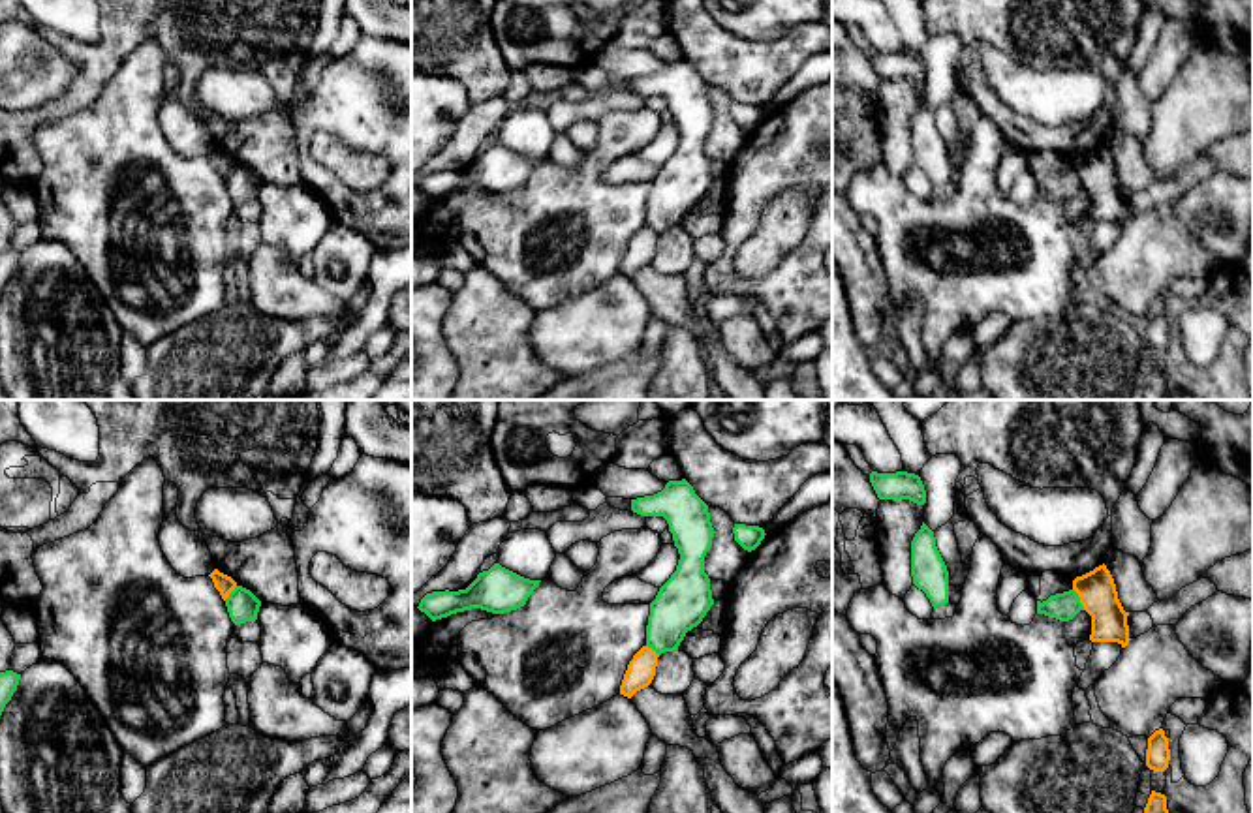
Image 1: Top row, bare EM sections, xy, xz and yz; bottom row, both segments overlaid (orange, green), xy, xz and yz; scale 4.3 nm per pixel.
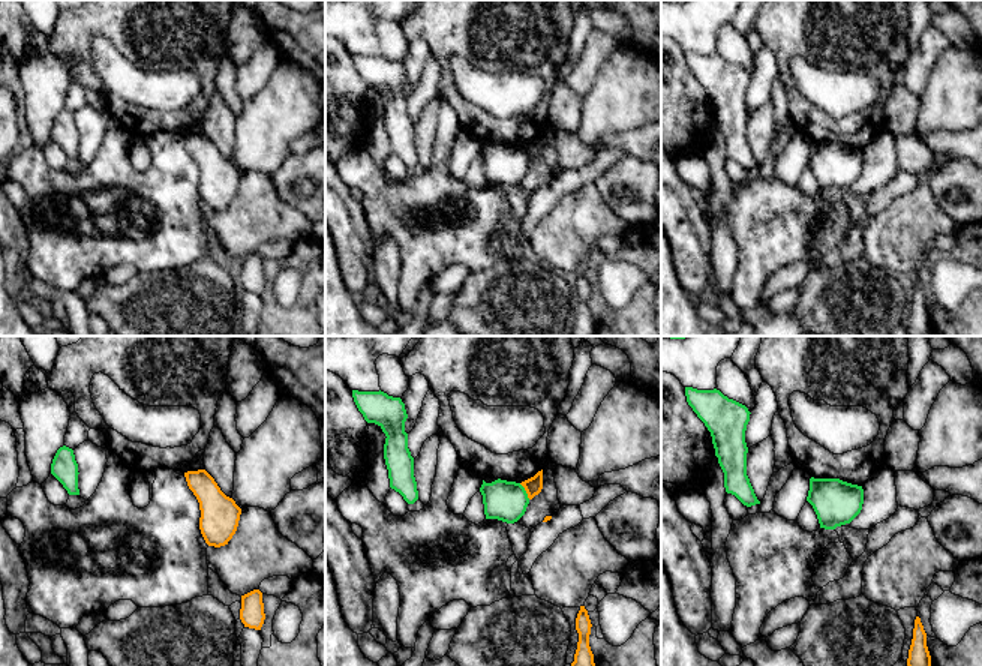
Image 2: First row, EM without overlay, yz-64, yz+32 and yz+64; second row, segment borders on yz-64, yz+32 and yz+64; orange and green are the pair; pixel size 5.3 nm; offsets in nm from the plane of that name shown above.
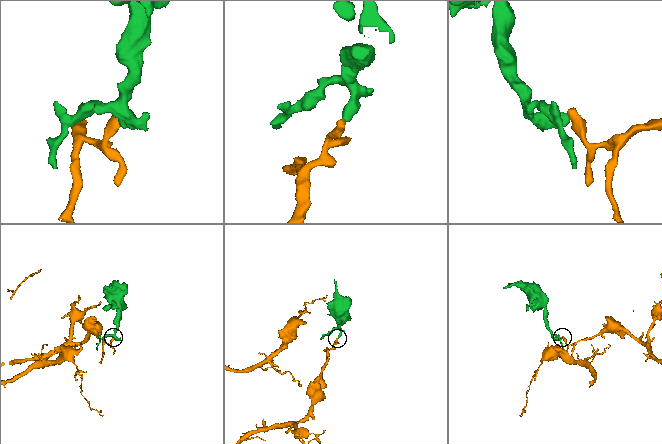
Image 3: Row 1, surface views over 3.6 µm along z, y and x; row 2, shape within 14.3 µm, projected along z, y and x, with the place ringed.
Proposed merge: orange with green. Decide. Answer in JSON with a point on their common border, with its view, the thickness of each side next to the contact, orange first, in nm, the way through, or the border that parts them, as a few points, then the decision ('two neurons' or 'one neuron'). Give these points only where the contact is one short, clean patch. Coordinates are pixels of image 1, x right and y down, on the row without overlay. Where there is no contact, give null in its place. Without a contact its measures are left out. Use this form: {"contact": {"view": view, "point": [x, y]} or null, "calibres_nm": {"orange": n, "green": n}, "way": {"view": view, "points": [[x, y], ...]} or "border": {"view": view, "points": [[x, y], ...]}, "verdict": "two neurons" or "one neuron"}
{"contact": {"view": "yz", "point": [1081, 179]}, "calibres_nm": {"orange": 160, "green": 120}, "border": {"view": "yz", "points": [[1073, 168], [1084, 188]]}, "verdict": "two neurons"}

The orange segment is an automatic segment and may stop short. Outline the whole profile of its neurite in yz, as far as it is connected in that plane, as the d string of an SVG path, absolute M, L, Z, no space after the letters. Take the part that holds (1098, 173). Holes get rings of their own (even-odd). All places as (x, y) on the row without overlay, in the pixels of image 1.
M1106 145L1076 156L1073 169L1078 173L1084 190L1091 195L1091 222L1118 222L1122 227L1129 223L1129 192L1123 190L1114 158Z

